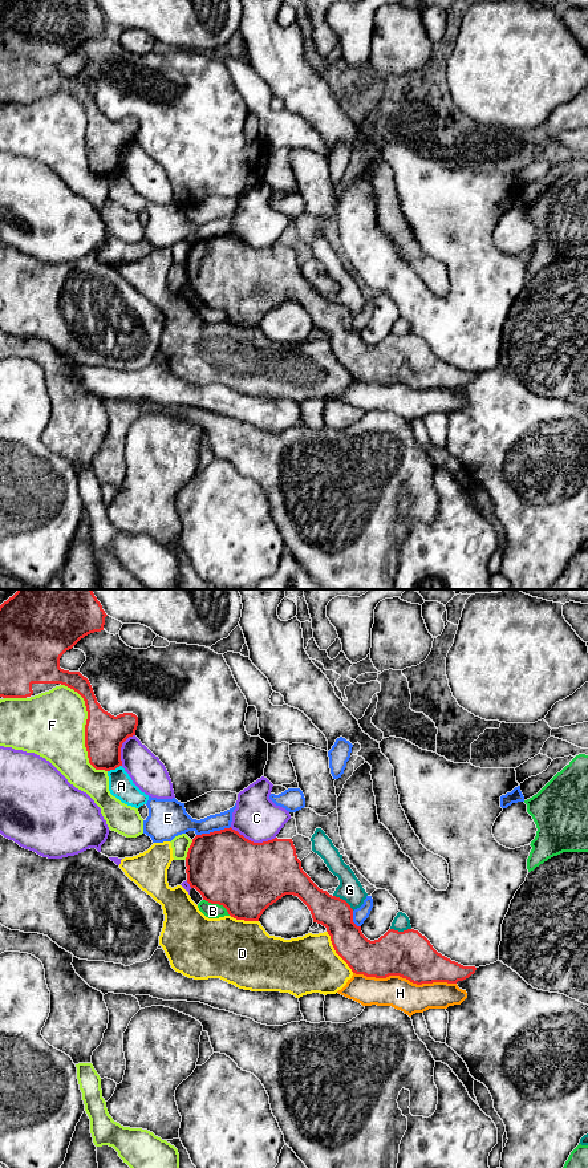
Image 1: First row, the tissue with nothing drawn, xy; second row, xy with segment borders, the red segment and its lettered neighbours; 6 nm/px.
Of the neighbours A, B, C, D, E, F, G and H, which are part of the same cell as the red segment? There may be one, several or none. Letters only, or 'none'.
E

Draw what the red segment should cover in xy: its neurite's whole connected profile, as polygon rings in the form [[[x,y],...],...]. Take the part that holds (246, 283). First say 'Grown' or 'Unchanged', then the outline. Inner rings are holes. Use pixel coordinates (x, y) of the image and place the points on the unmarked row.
Unchanged. [[[224,234],[196,240],[186,263],[187,288],[203,305],[223,311],[236,325],[259,327],[263,317],[285,300],[297,301],[311,316],[313,328],[327,333],[336,358],[356,380],[386,384],[400,381],[413,389],[457,389],[475,378],[475,372],[463,372],[438,358],[418,336],[398,337],[389,334],[378,345],[368,345],[361,332],[353,328],[350,311],[327,296],[320,295],[303,276],[292,244],[272,244],[254,248],[238,236]]]

